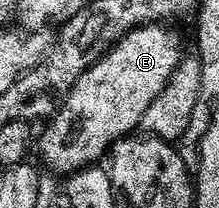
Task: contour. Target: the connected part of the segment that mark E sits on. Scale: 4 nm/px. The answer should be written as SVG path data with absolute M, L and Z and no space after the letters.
M145 23L141 27L131 29L119 42L108 49L97 63L93 63L83 72L81 79L73 83L63 105L56 111L55 116L46 122L43 134L37 137L37 153L43 156L43 161L55 173L70 175L76 169L85 169L96 164L95 161L102 153L106 154L111 146L122 137L132 132L131 128L139 125L141 115L145 115L145 107L161 95L161 91L167 86L169 75L179 66L181 52L179 53L179 37L171 29L166 29L166 24Z

